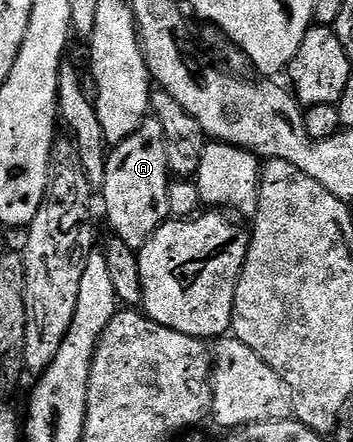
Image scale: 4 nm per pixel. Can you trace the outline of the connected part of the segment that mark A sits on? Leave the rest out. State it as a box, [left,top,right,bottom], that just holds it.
[104,116,170,252]

